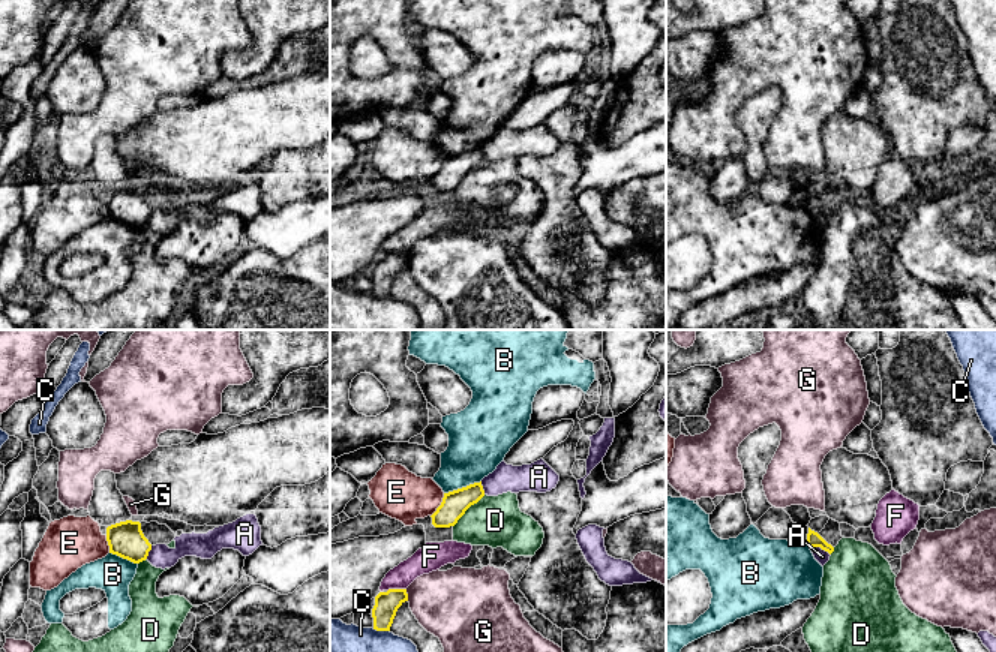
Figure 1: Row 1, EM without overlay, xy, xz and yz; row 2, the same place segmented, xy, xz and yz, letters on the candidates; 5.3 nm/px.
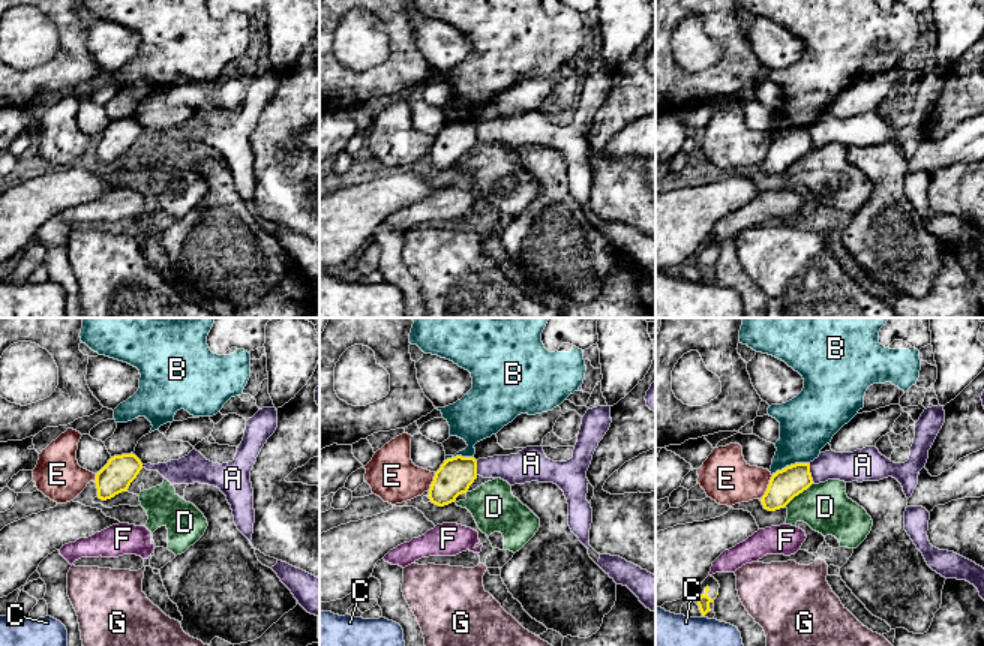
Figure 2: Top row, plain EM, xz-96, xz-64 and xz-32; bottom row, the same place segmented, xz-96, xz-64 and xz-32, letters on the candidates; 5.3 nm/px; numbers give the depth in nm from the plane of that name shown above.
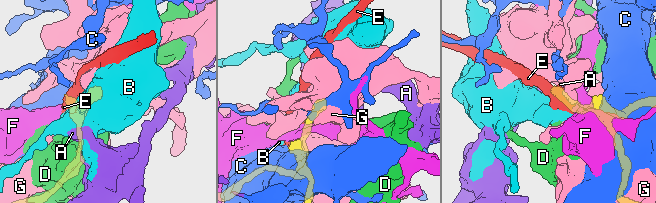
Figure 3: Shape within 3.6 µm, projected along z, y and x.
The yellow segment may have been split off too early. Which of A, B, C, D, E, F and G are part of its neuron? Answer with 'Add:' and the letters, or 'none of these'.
Add: none of these

